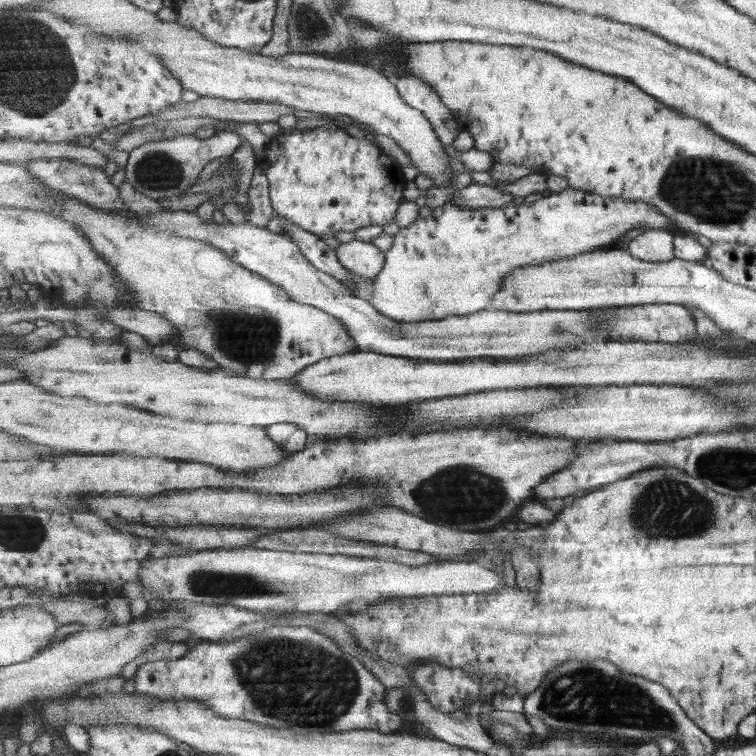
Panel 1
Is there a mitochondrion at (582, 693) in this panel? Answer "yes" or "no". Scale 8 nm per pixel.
yes

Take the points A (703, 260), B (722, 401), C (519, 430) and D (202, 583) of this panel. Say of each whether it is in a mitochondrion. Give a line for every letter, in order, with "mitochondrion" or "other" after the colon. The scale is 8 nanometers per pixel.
A: other
B: other
C: other
D: mitochondrion

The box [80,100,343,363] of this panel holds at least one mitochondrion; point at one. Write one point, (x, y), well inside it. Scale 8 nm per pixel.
(158, 171)

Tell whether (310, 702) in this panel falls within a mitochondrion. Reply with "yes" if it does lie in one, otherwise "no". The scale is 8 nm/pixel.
yes

